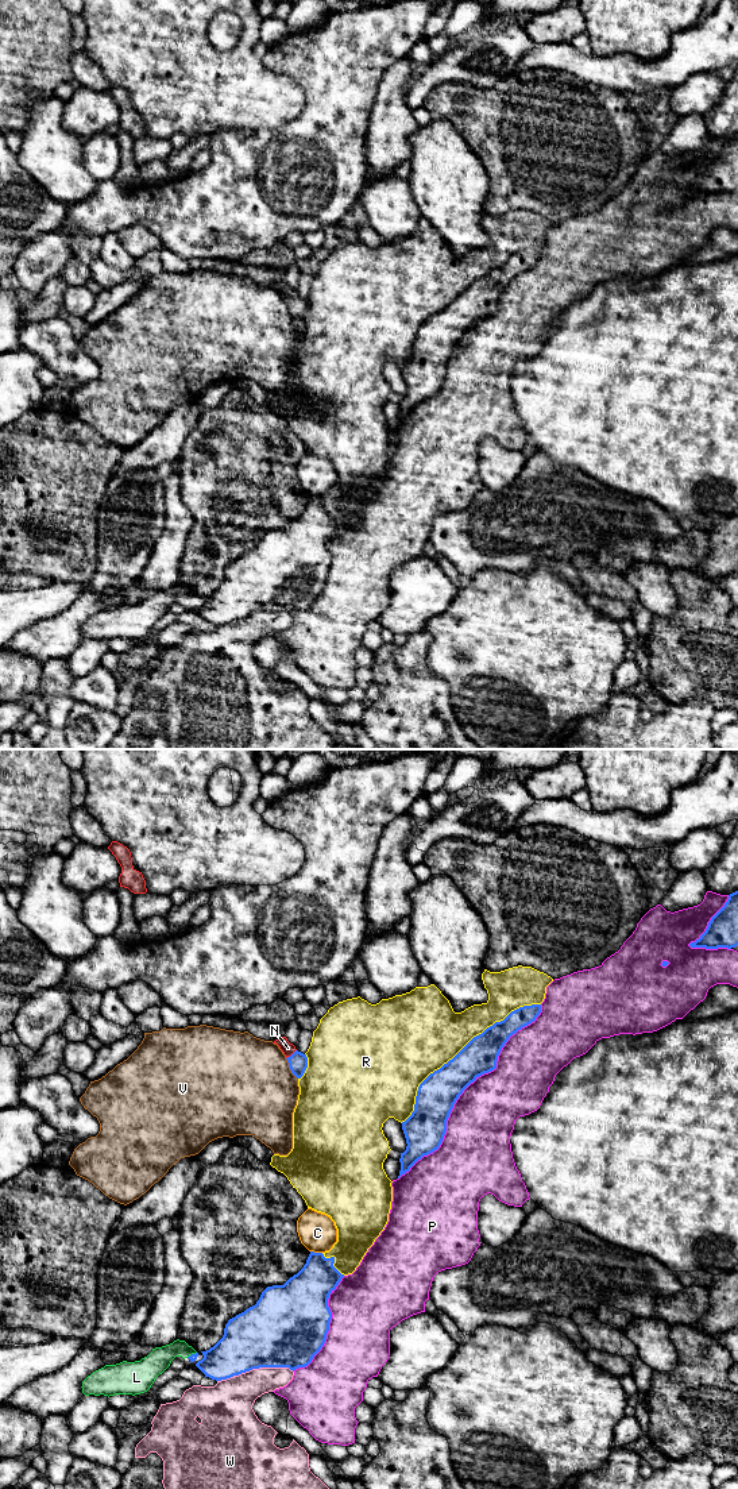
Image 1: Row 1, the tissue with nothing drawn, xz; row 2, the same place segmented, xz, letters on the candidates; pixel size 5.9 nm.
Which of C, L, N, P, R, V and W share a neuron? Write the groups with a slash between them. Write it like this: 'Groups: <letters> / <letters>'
Groups: C / L / N / P / R / V / W

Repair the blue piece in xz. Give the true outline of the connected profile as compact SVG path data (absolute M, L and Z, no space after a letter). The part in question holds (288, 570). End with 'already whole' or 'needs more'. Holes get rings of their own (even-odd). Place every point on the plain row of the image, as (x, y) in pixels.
M310 495L297 518L283 529L267 531L255 549L229 563L223 582L201 595L204 602L196 610L216 625L259 612L289 612L294 616L308 610L325 587L332 563L328 543L344 521L333 508L335 501Z; already whole

